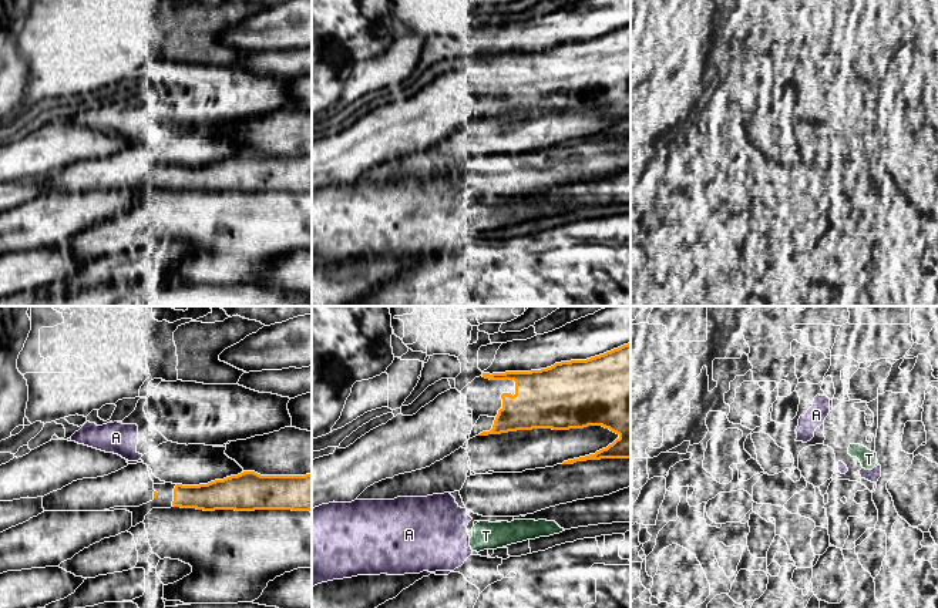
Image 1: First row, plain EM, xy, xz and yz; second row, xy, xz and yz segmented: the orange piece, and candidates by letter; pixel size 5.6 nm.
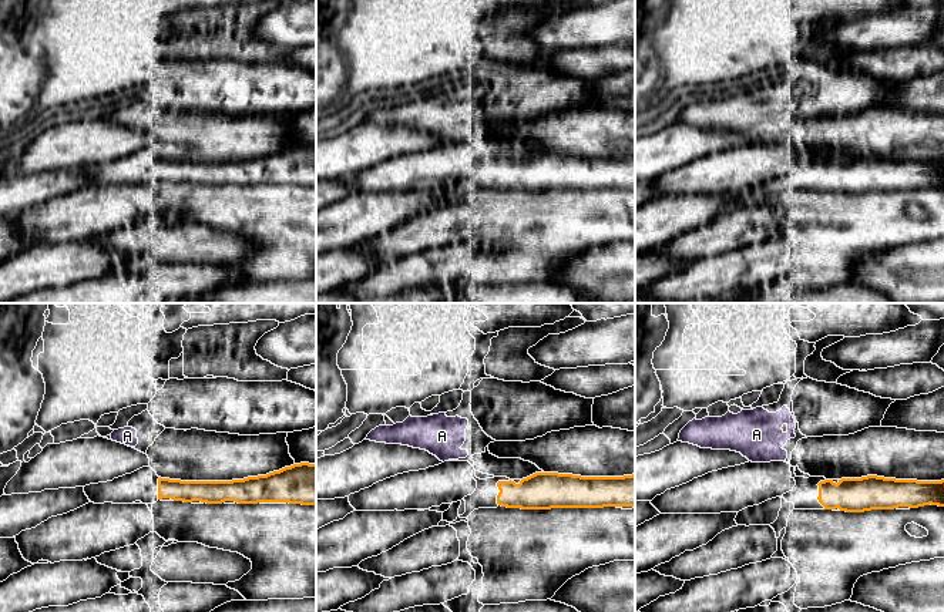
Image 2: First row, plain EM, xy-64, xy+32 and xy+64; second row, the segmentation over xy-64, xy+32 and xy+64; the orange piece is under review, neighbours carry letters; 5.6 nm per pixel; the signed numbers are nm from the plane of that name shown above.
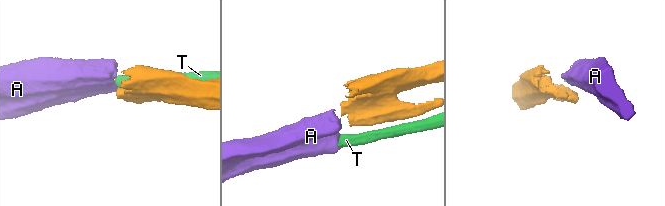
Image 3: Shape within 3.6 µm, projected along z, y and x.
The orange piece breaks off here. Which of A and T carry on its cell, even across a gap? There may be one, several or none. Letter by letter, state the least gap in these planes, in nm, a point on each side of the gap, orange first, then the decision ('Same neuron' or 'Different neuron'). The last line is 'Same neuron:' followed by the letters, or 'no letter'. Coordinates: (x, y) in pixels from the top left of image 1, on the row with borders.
A: Distance 200 nm. Across: xy (154, 491), (137, 460). Same neuron
T: Distance 340 nm. Across: xz (562, 463), (554, 521). Different neuron
Same neuron: A

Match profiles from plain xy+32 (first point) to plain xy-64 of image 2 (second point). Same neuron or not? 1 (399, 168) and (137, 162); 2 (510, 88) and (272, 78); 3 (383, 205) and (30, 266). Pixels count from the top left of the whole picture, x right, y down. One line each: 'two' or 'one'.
1: one
2: one
3: two

